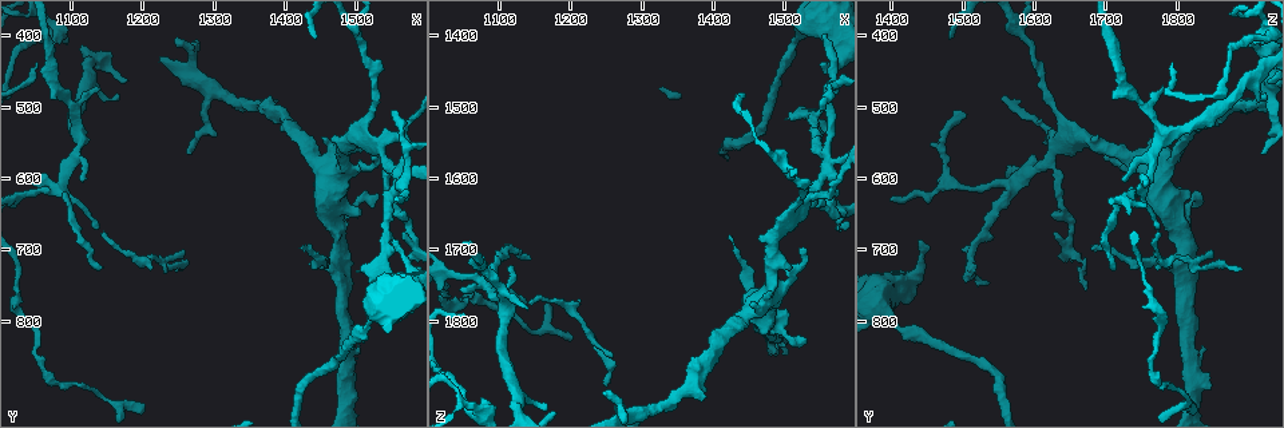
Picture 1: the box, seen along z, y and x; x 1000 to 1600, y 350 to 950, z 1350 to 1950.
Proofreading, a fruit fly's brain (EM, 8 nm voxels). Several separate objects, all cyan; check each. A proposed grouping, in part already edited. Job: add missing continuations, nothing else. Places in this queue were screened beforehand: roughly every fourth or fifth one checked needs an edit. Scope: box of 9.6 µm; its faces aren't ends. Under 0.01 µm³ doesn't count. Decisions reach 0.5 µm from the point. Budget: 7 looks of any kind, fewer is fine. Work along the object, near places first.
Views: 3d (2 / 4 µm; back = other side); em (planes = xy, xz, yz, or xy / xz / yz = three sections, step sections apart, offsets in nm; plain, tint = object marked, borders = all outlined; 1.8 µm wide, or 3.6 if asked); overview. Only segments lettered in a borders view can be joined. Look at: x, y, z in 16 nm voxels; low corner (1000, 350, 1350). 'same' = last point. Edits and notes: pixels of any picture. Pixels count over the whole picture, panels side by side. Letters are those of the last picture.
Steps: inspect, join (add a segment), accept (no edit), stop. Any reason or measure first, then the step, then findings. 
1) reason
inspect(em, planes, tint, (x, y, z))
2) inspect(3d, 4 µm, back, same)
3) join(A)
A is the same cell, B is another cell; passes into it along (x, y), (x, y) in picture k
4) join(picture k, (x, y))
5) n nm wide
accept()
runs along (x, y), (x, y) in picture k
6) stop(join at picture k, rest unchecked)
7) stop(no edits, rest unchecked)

inspect(3d, 4 µm, (1250, 730, 1890))

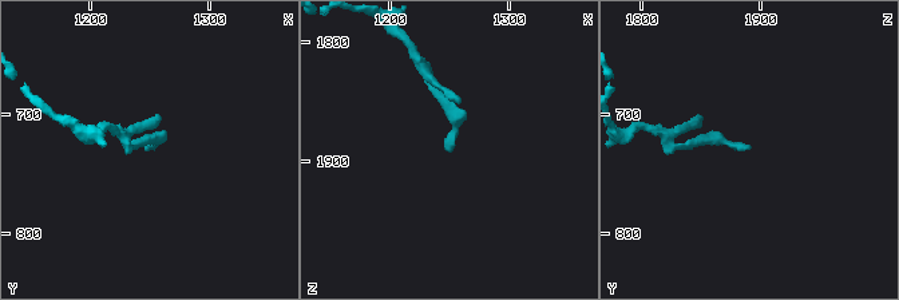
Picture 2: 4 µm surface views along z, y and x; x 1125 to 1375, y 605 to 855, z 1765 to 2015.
need the tissue
inspect(em, xz, step 8, borders, (1248, 730, 1890))

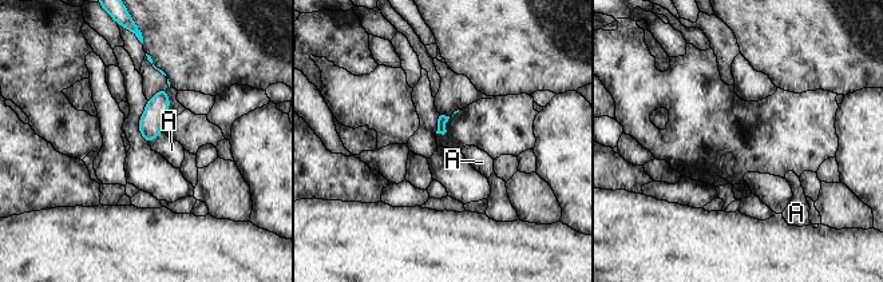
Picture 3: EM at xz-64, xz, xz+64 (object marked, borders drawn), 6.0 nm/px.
cut it another way
inspect(em, planes, borders, same)

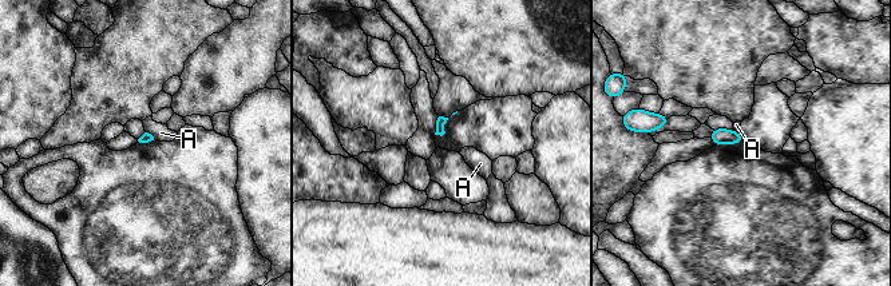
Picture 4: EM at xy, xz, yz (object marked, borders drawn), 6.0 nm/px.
accept()
A is another cell; border along (146, 131), (154, 138) in picture 4; no lettered segment goes on from it

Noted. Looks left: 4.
an open end
inspect(3d, 4 µm, (1425, 700, 1685))

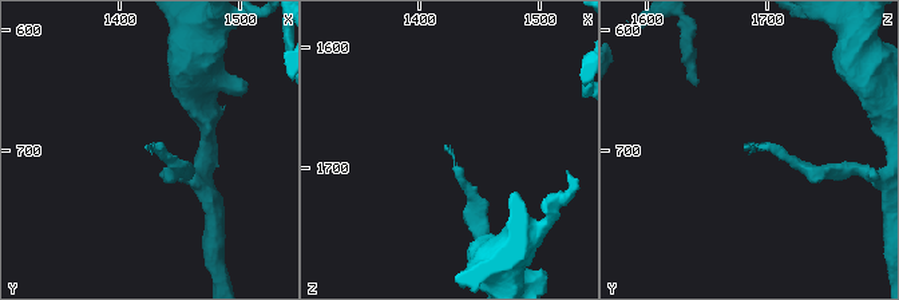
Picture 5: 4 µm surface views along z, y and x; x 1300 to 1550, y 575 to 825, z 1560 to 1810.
now the EM
inspect(em, planes, borders, (1422, 698, 1682))

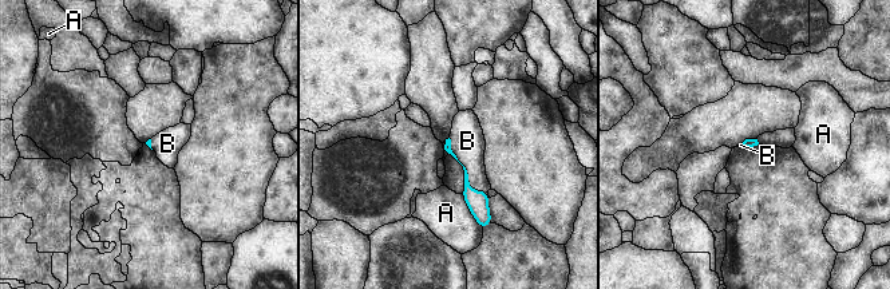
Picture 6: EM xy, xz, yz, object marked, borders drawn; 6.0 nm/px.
join(B)
B is the same cell, A is another cell; it goes on there

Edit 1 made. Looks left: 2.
stop(join at picture 6, rest unchecked)

